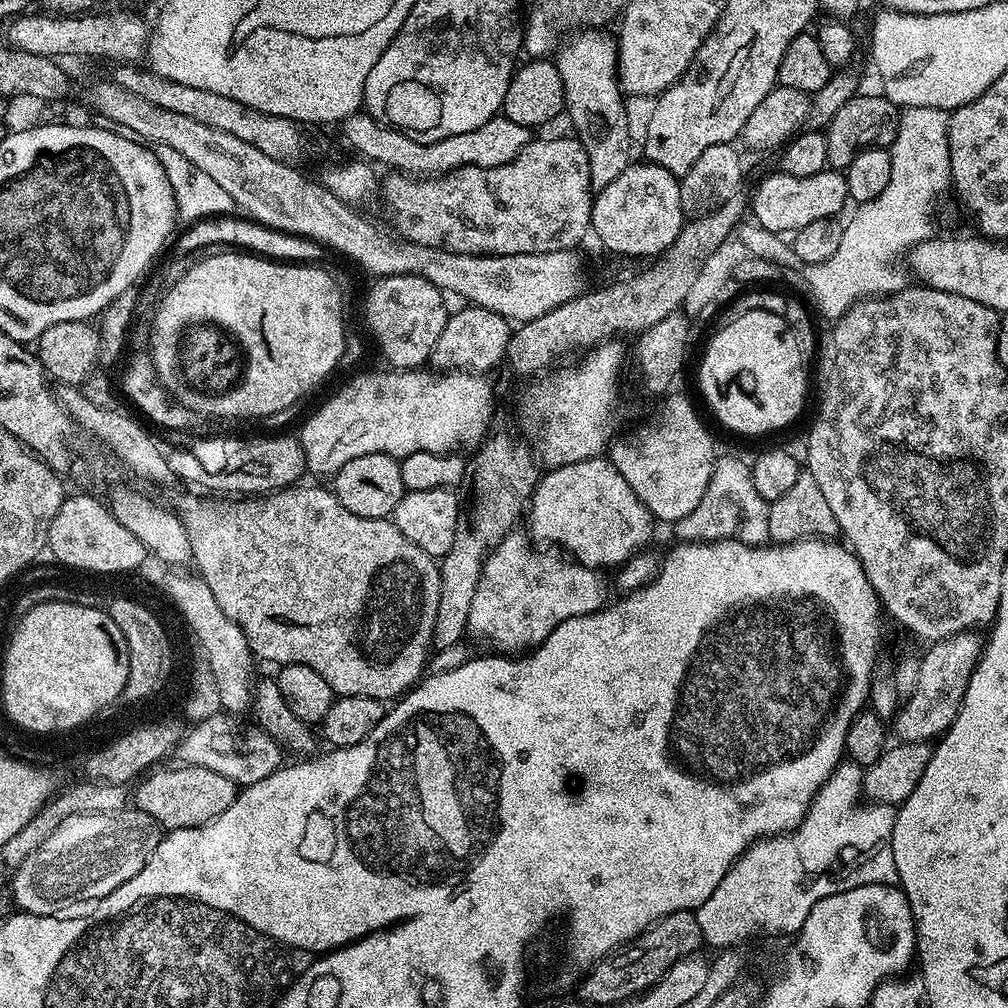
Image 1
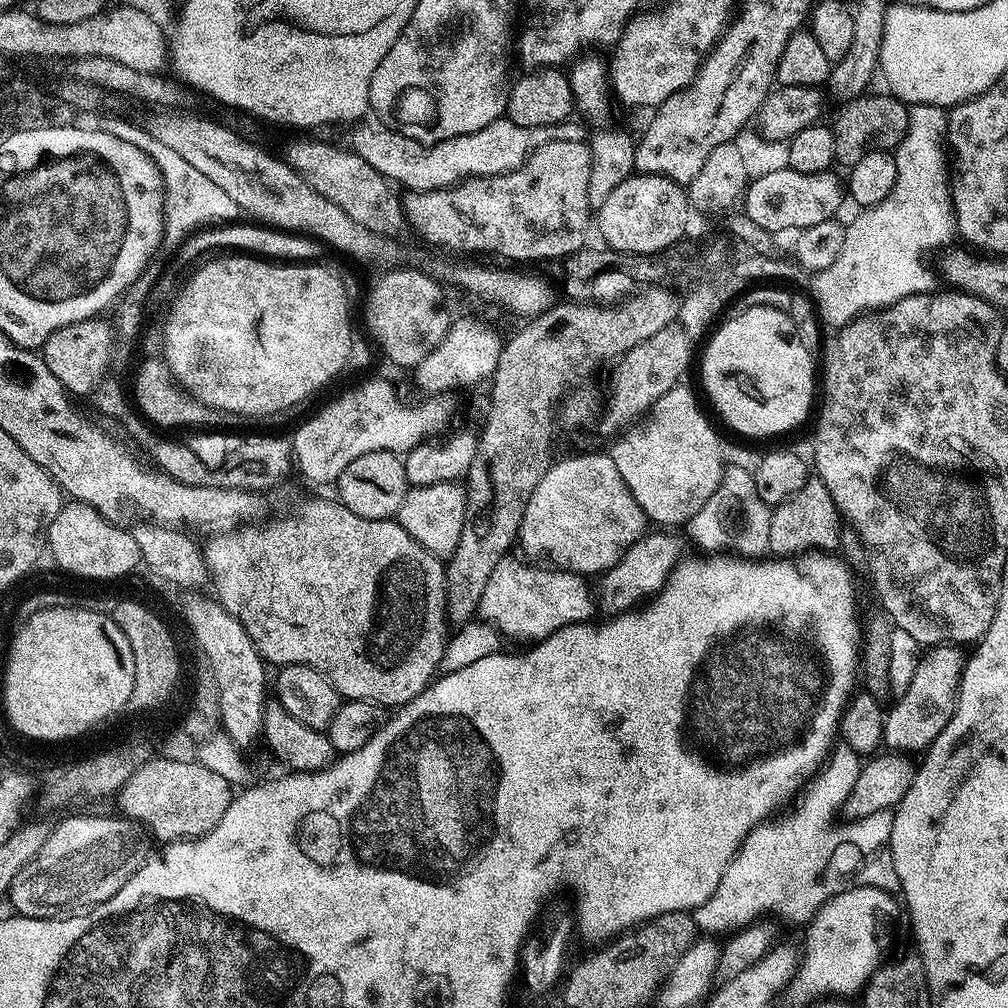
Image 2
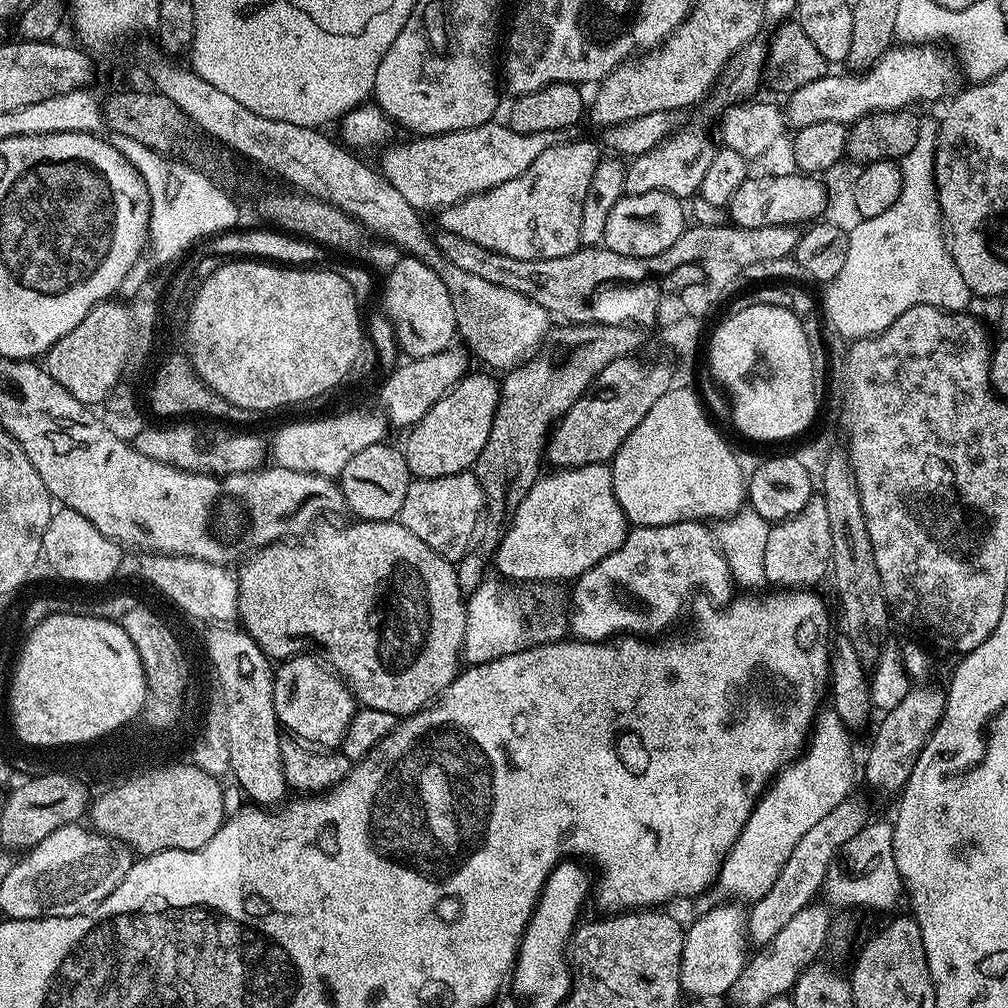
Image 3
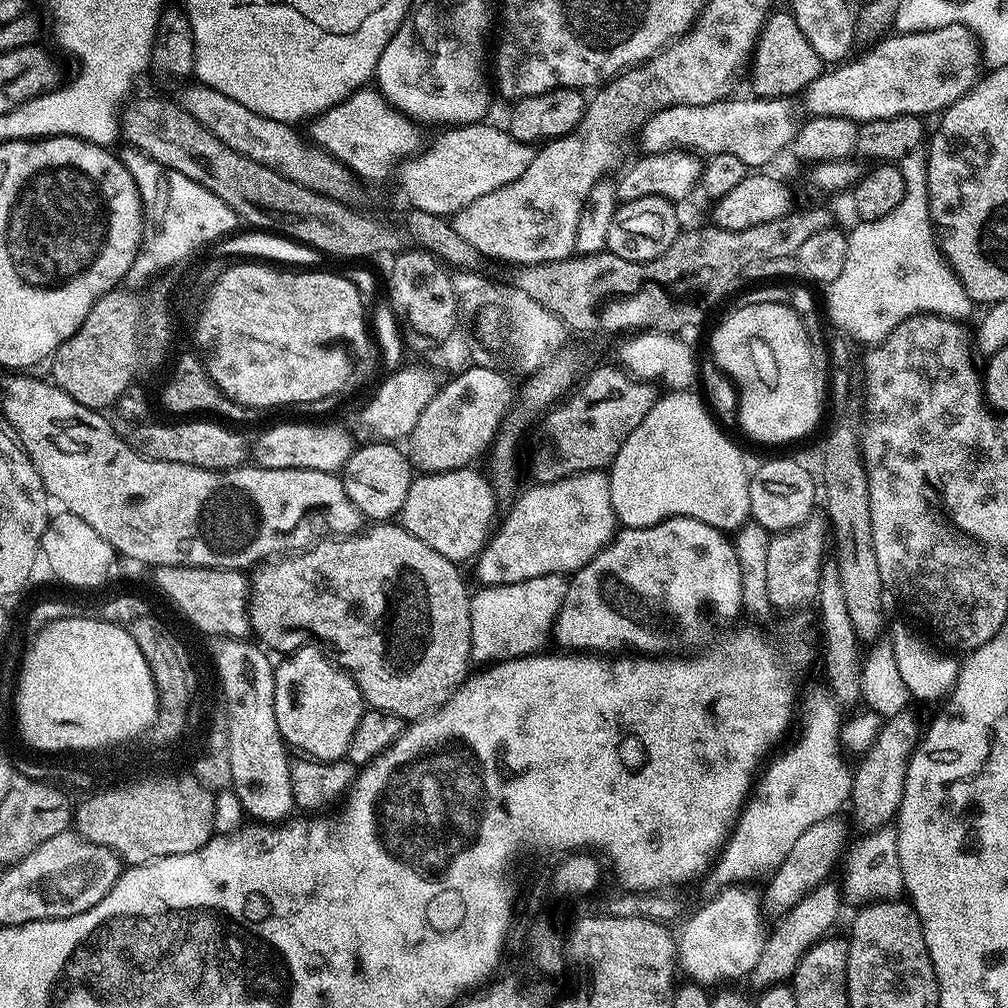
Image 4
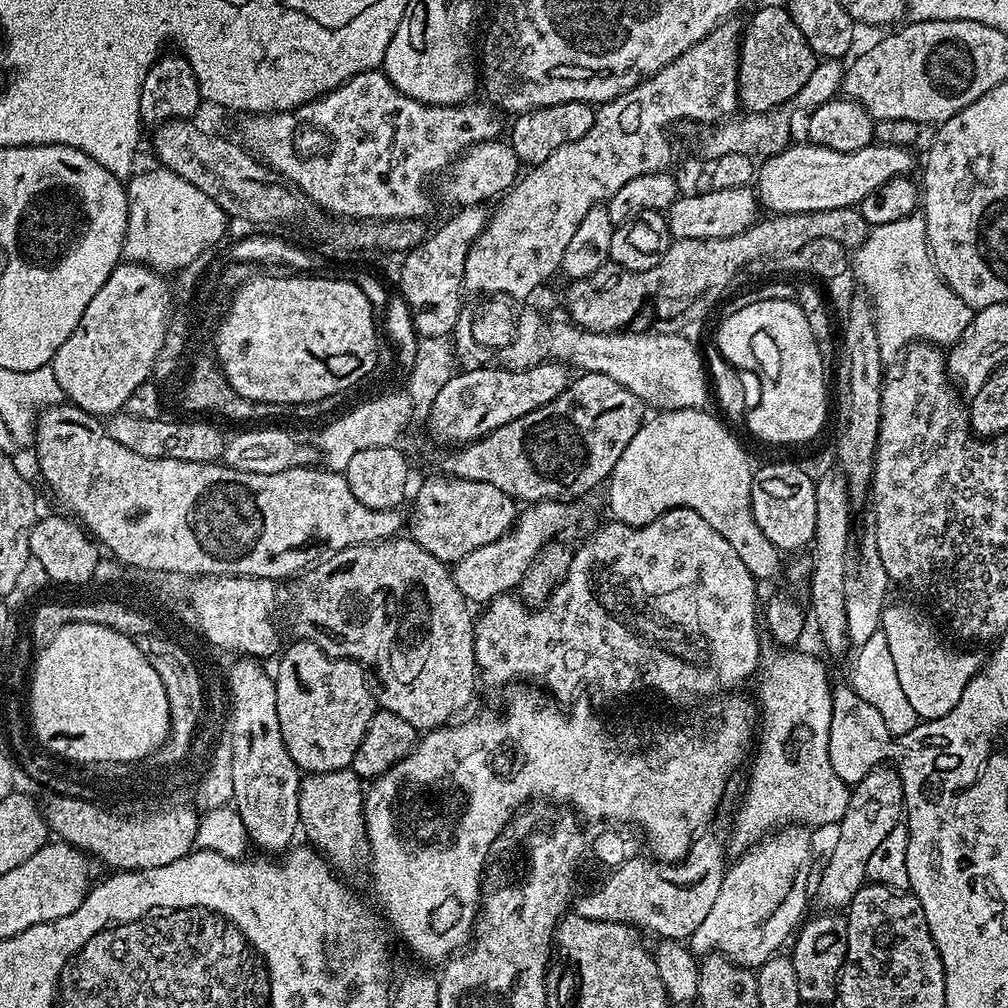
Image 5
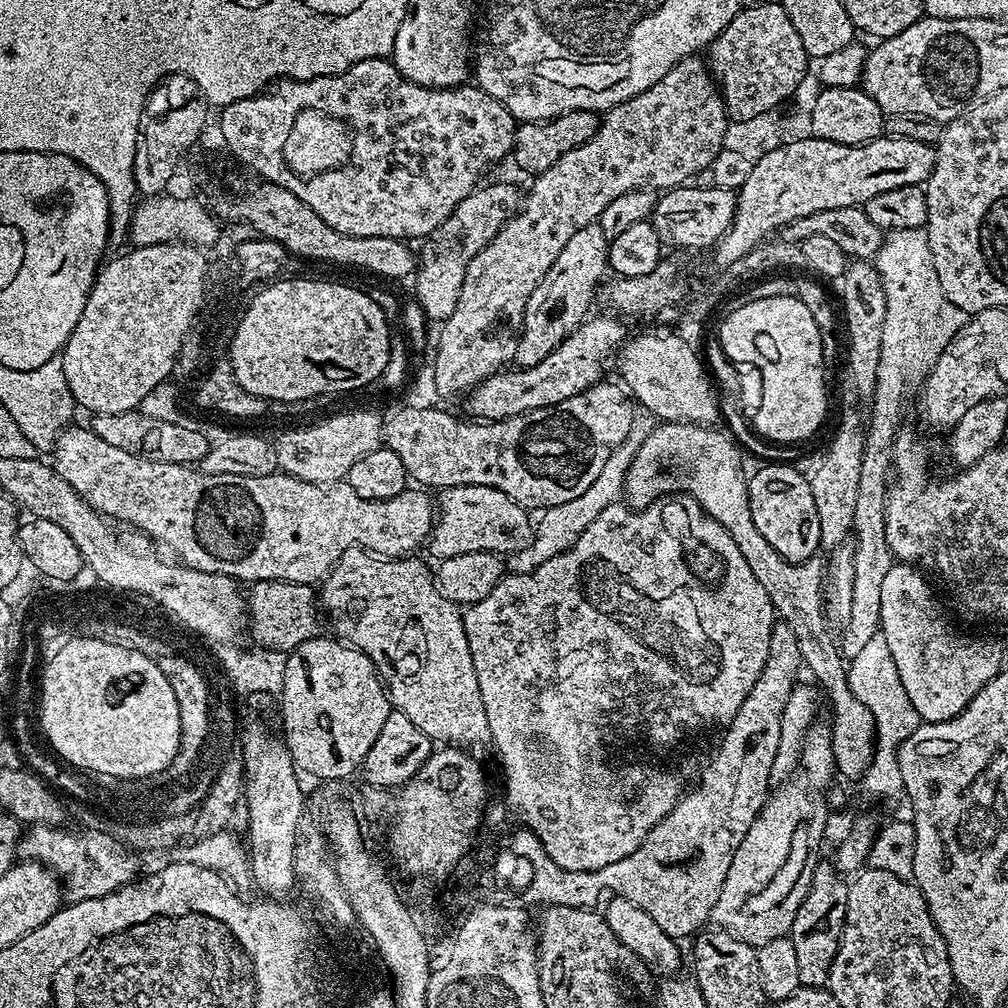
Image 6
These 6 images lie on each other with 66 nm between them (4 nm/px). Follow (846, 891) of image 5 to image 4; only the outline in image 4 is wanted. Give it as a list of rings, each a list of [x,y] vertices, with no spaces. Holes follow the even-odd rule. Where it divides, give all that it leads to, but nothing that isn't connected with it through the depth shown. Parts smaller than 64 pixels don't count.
[[[892,718],[881,727],[880,734],[869,752],[863,753],[861,762],[852,772],[850,809],[852,820],[864,834],[877,828],[891,825],[895,821],[906,786],[908,759],[912,757],[914,744],[908,741],[908,724],[904,718]],[[822,883],[811,892],[807,892],[795,906],[783,913],[784,921],[773,932],[771,929],[764,943],[762,958],[758,958],[750,974],[750,980],[757,984],[757,989],[763,990],[769,985],[791,981],[802,954],[833,931],[832,923],[840,916],[842,888],[839,883],[832,883]]]

